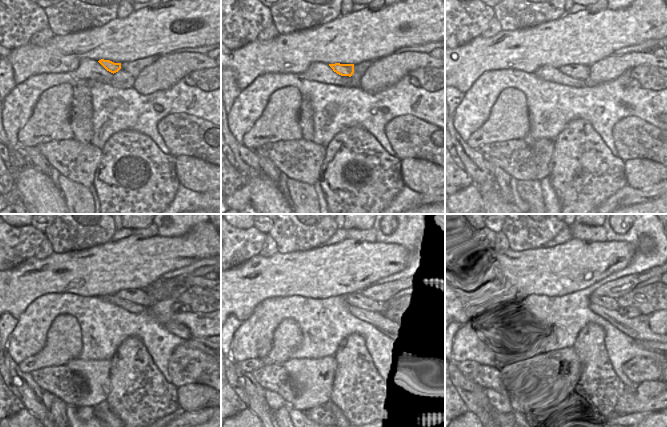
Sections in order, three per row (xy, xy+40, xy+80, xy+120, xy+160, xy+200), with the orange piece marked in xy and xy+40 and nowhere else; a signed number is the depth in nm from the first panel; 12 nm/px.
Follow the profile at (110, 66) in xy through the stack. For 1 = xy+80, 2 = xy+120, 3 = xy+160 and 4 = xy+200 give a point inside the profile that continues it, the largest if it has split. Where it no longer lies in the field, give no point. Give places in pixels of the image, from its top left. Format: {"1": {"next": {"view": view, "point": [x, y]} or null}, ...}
{"1": {"next": {"view": "xy+80", "point": [577, 71]}}, "2": {"next": {"view": "xy+120", "point": [138, 296]}}, "3": {"next": {"view": "xy+160", "point": [356, 298]}}, "4": {"next": {"view": "xy+200", "point": [606, 302]}}}

